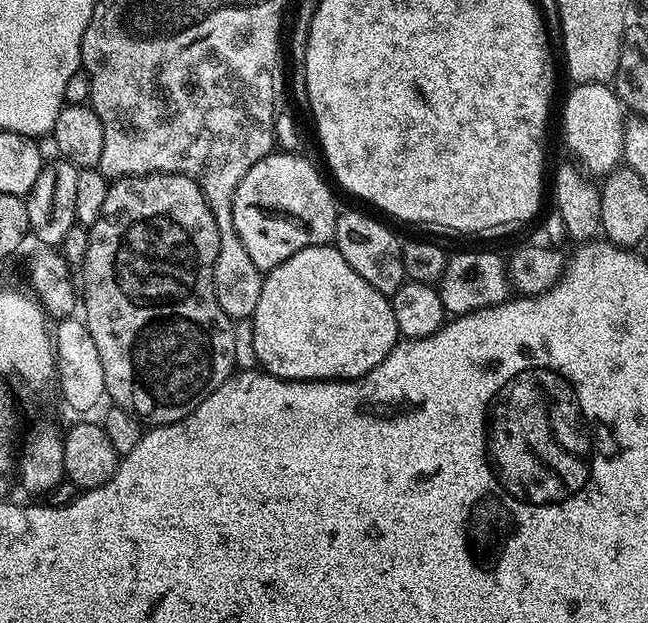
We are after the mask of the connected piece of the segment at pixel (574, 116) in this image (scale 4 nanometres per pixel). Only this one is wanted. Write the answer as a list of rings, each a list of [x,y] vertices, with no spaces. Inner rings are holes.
[[[578,84],[564,100],[564,140],[592,174],[607,174],[621,163],[624,154],[626,109],[608,84]]]

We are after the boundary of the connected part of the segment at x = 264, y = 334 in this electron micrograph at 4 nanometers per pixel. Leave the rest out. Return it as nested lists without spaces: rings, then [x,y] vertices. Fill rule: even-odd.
[[[331,243],[298,250],[298,254],[286,258],[286,262],[282,262],[277,268],[267,273],[262,286],[262,298],[258,298],[258,306],[250,318],[250,323],[256,364],[263,371],[283,380],[356,380],[360,376],[365,376],[370,370],[374,370],[374,366],[381,364],[390,354],[392,347],[401,339],[398,322],[394,322],[391,299],[383,296],[378,290],[374,290],[374,286],[370,286],[370,282],[366,282],[366,278],[362,278],[362,274],[358,274],[358,270],[354,270],[354,266],[350,266],[350,262],[346,262],[346,258],[342,258],[342,254]]]

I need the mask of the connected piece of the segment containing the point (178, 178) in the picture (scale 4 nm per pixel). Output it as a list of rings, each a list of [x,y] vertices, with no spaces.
[[[151,172],[149,176],[123,176],[108,185],[106,202],[102,202],[102,214],[88,228],[88,245],[82,257],[84,264],[84,288],[82,284],[82,319],[94,338],[95,349],[102,358],[103,377],[107,399],[117,408],[134,413],[142,422],[152,426],[173,424],[186,418],[214,390],[218,390],[233,375],[238,364],[238,350],[234,346],[234,321],[218,306],[218,294],[214,290],[214,262],[218,258],[220,235],[218,222],[204,197],[200,183],[181,172]]]

